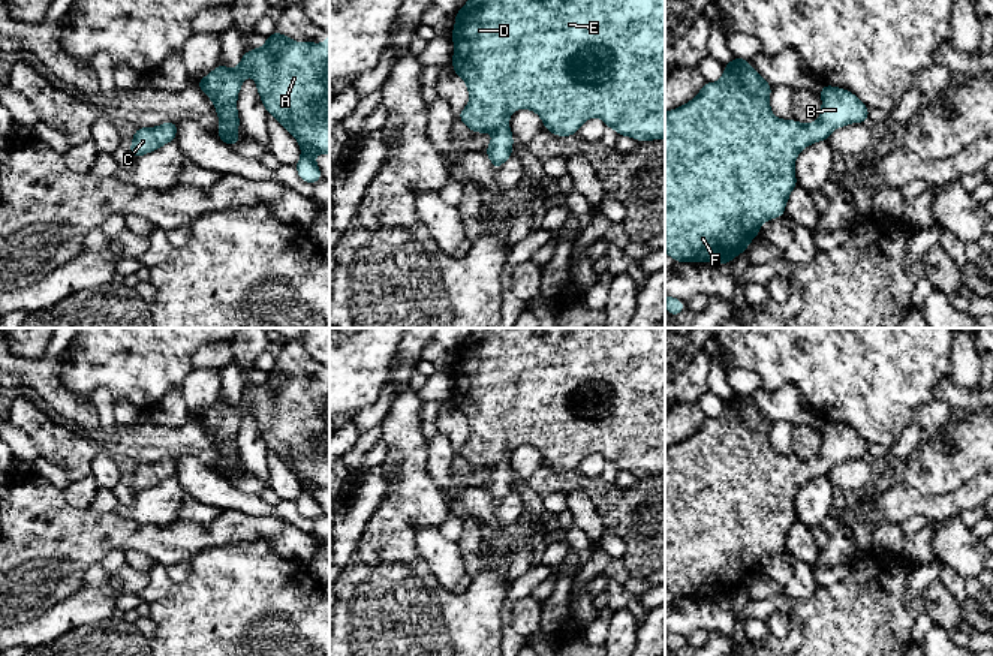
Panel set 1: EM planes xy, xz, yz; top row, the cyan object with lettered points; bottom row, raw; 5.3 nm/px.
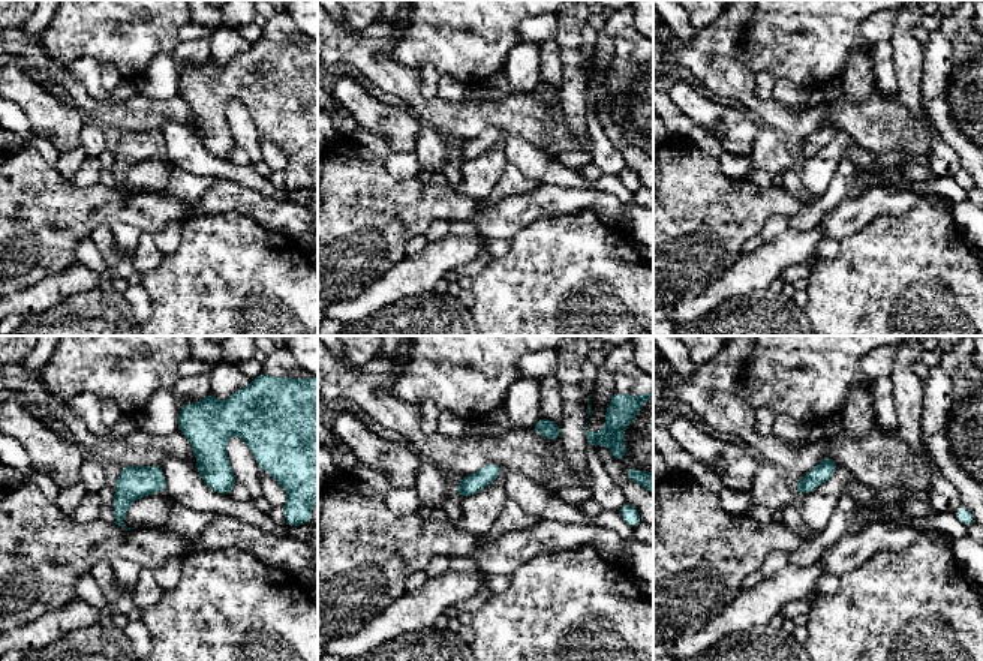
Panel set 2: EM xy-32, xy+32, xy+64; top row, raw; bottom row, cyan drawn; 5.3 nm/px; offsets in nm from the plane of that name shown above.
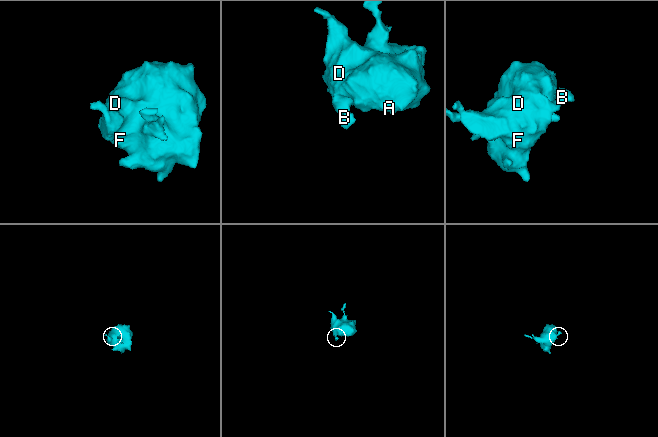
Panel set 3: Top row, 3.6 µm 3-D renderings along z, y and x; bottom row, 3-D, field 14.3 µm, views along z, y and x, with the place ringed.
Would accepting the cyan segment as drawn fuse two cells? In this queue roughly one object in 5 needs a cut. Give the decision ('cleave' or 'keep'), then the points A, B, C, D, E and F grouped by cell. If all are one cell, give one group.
keep; A B C D E F

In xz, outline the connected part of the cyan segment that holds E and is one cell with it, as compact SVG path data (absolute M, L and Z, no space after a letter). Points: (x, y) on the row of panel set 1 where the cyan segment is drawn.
M467 0L455 13L451 39L455 45L451 64L457 76L464 79L470 94L458 118L470 132L494 135L484 153L496 171L512 156L514 136L509 130L509 115L521 108L535 111L542 118L544 127L557 136L575 135L586 120L599 117L620 136L637 141L665 139L665 0Z

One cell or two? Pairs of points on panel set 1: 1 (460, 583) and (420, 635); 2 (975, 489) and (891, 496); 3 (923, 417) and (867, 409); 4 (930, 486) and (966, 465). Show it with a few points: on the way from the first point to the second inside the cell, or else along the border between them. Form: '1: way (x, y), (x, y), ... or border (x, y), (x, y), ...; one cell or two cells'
1: border (429, 568), (453, 592), (463, 592), (474, 578); two cells
2: way (954, 502), (912, 502); one cell
3: border (935, 397), (915, 412), (914, 420); two cells
4: way (939, 477), (951, 465), (957, 465); one cell

